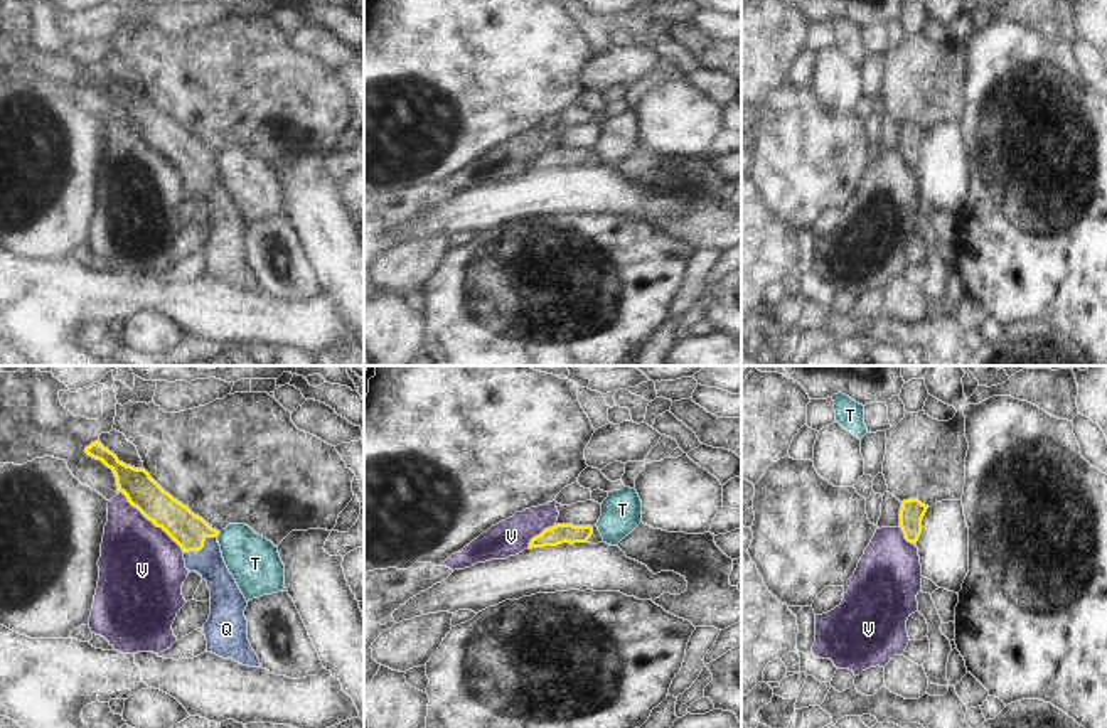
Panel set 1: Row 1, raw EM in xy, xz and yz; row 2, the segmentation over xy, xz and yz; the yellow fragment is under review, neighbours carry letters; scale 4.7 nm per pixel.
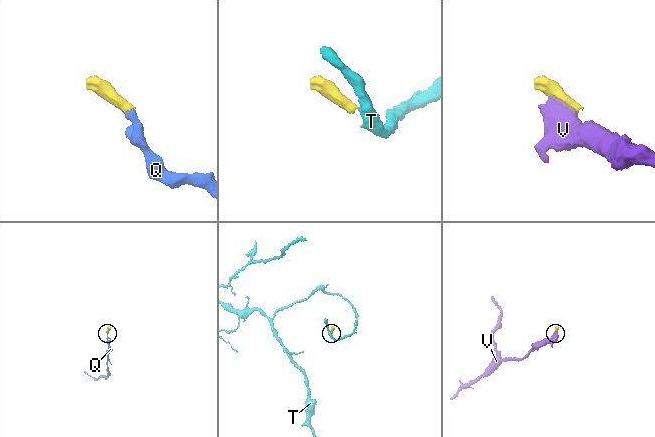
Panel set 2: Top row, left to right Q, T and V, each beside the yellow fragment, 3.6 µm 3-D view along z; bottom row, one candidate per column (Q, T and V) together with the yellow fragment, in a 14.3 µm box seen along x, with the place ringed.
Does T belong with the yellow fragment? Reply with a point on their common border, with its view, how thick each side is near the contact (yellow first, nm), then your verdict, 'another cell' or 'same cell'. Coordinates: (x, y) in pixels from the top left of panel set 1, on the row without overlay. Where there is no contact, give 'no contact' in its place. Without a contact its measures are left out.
meets yellow in xy at (218, 157); 170 nm thick on the yellow side, 240 nm on the other; another cell

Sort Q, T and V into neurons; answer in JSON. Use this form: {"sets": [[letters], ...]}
{"sets": [["Q"], ["T"], ["V"]]}

